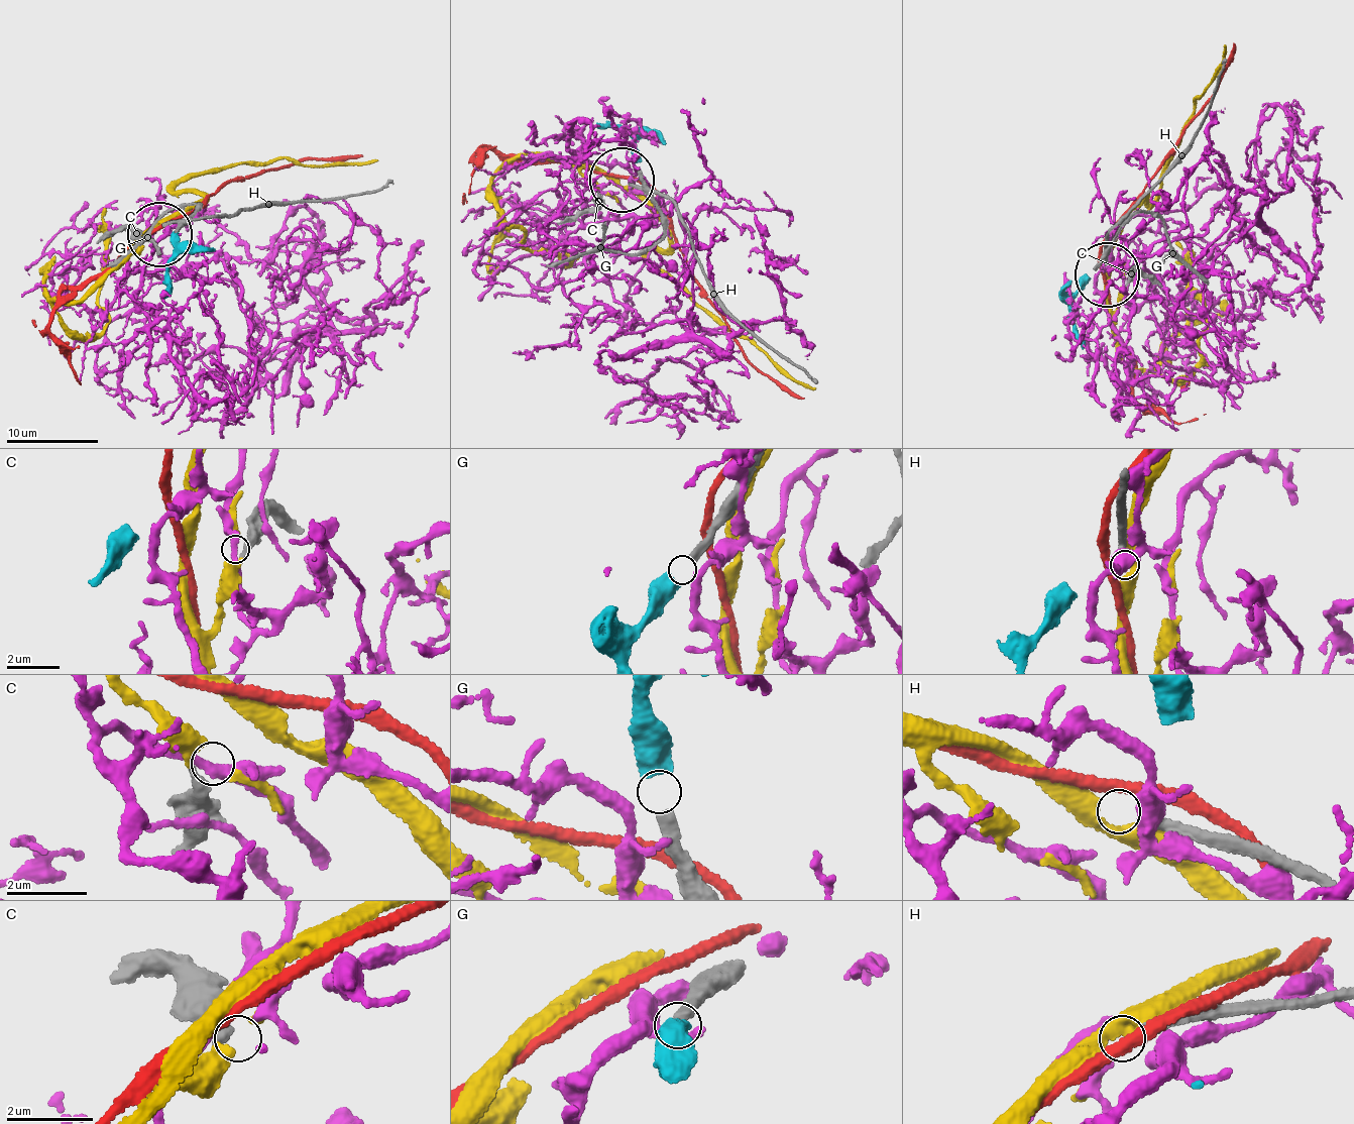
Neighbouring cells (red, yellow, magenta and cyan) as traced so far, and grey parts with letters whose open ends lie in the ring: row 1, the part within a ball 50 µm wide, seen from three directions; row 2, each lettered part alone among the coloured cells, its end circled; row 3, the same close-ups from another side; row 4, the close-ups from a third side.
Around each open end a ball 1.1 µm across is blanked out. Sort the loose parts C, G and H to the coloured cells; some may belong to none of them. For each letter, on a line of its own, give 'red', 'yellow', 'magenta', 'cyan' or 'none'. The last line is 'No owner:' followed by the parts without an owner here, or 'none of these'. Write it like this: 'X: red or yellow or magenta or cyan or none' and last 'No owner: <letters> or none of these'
C: yellow
G: cyan
H: none
No owner: H

